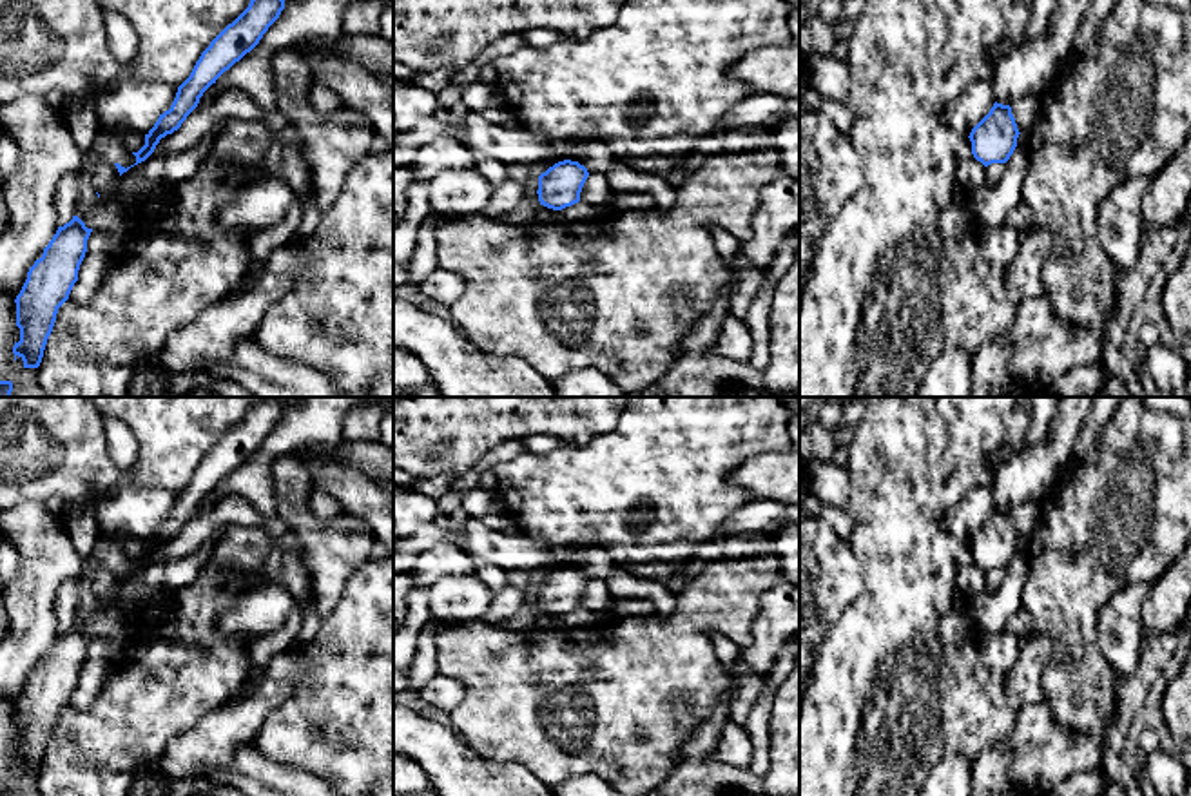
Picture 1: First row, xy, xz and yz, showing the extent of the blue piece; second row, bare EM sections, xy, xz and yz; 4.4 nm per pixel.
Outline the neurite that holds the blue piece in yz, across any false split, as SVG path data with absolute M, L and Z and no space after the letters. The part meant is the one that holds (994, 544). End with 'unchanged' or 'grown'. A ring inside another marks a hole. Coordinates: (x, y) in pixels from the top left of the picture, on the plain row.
M995 508L968 542L972 560L984 573L1006 569L1017 553L1019 540L1012 513Z | unchanged

